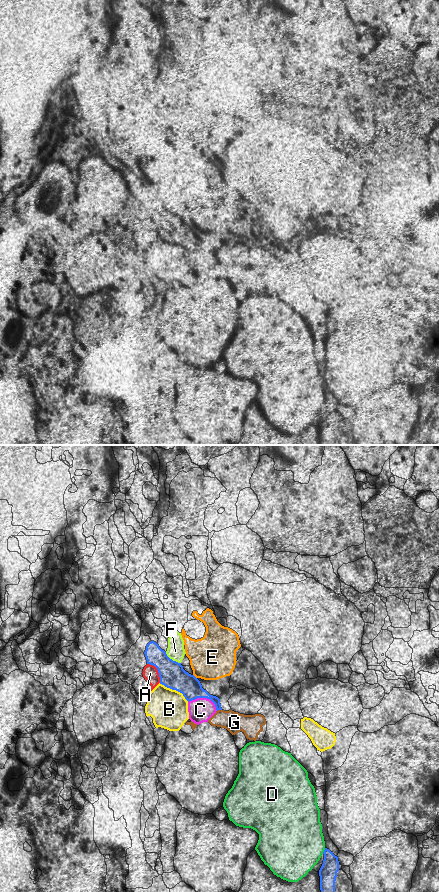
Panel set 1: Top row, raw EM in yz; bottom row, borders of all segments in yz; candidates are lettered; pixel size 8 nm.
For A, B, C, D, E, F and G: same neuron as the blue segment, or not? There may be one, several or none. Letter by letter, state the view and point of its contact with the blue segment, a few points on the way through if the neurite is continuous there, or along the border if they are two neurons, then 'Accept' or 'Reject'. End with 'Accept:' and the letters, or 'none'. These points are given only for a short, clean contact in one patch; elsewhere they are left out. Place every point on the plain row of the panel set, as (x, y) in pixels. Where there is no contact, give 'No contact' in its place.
A: Touches blue at yz (158, 223). Reject
B: Touches blue at yz (174, 241). Reject
C: Touches blue at yz (204, 249). Reject
D: Touches blue at yz (324, 403). Reject
E: Touches blue at yz (194, 228). Reject
F: Touches blue at yz (171, 211). Reject
G: Touches blue at yz (219, 261). Reject
Accept: none

